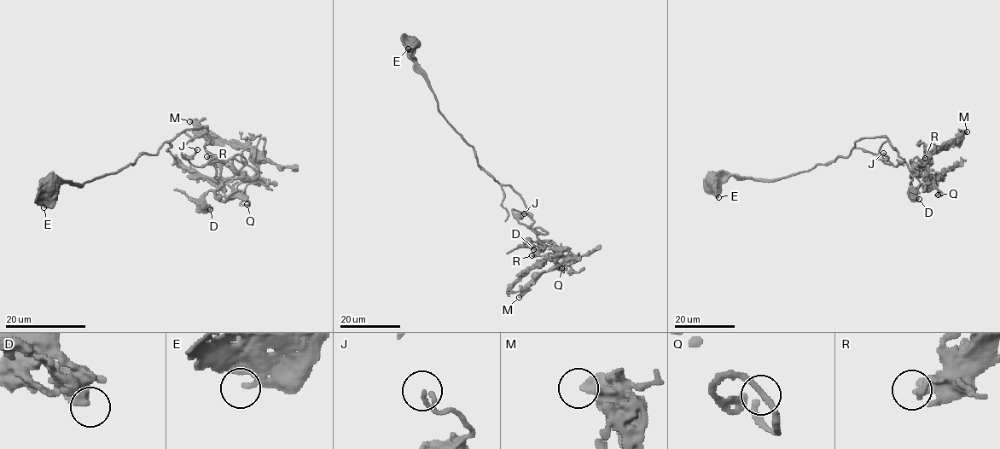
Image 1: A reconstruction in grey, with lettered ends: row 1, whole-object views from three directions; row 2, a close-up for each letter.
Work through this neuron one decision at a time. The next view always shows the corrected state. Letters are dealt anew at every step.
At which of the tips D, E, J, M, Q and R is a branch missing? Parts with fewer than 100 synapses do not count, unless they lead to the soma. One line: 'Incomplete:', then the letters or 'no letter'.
Incomplete: R

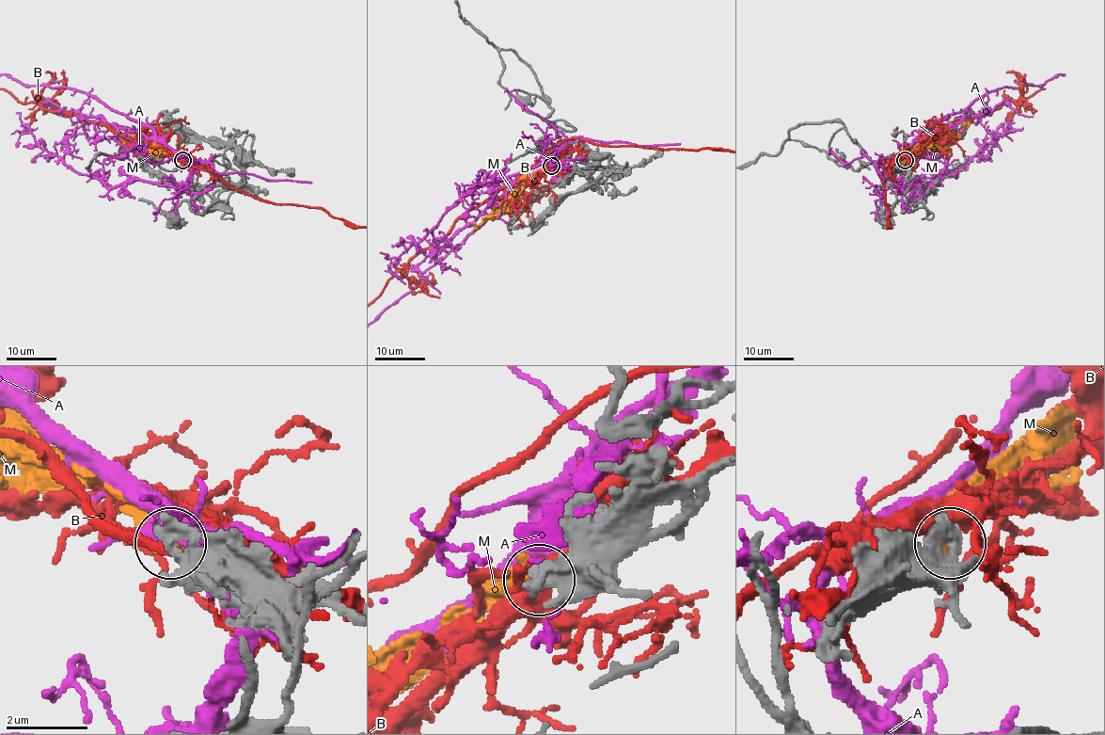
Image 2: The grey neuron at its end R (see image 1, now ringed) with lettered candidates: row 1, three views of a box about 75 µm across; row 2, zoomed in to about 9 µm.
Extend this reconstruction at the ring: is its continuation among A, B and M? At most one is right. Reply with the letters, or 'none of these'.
M

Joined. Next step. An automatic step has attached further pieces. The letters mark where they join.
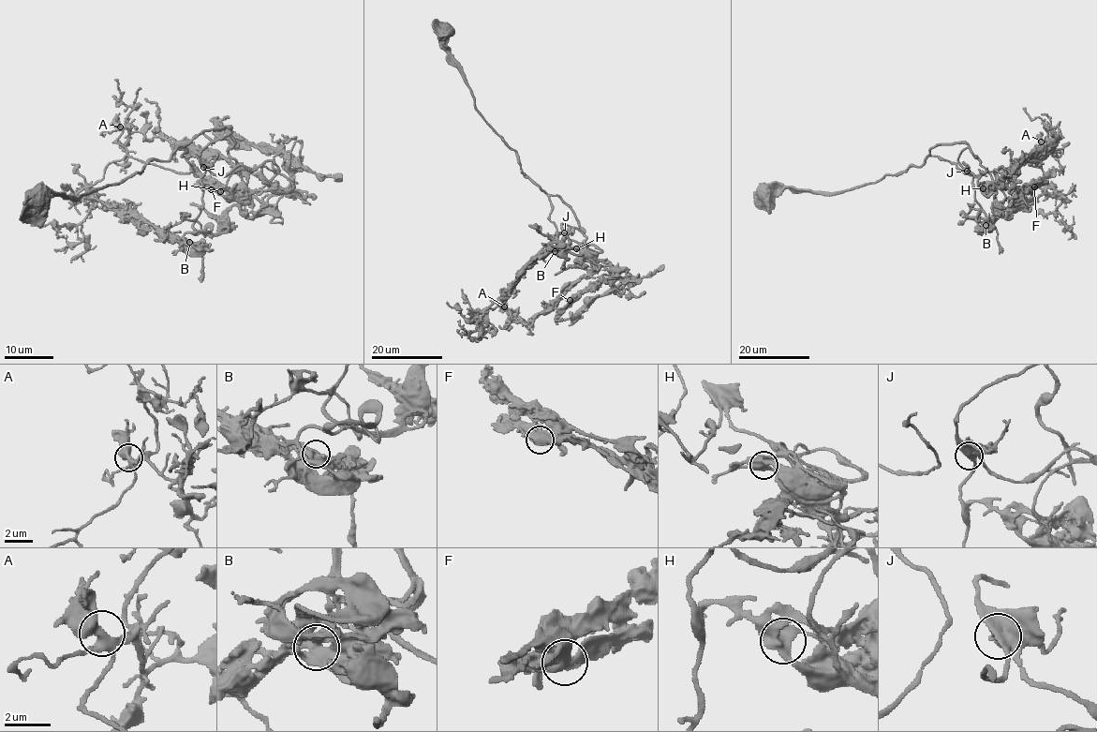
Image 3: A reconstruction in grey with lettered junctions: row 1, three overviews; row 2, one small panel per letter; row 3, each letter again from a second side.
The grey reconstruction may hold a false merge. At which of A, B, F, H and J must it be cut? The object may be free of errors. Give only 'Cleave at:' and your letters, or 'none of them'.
Cleave at: none of them

